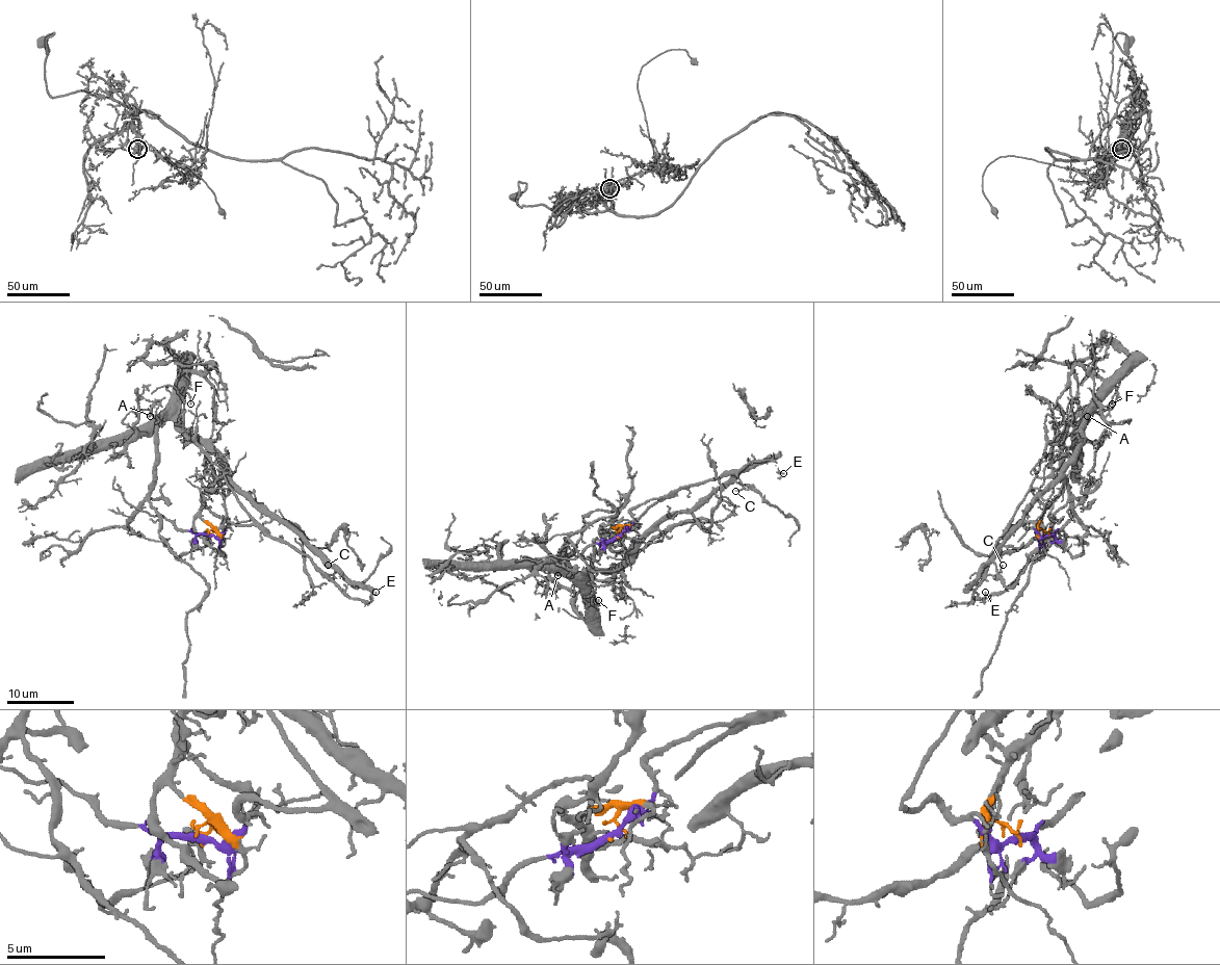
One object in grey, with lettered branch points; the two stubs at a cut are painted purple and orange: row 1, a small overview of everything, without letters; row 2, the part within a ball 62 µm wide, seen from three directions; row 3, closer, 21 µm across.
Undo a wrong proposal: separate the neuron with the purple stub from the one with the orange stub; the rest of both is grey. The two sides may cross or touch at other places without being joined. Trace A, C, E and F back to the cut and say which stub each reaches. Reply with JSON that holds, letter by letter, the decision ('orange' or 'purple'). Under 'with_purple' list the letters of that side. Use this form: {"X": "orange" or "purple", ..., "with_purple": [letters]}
{"A": "orange", "C": "purple", "E": "purple", "F": "orange", "with_purple": ["C", "E"]}

